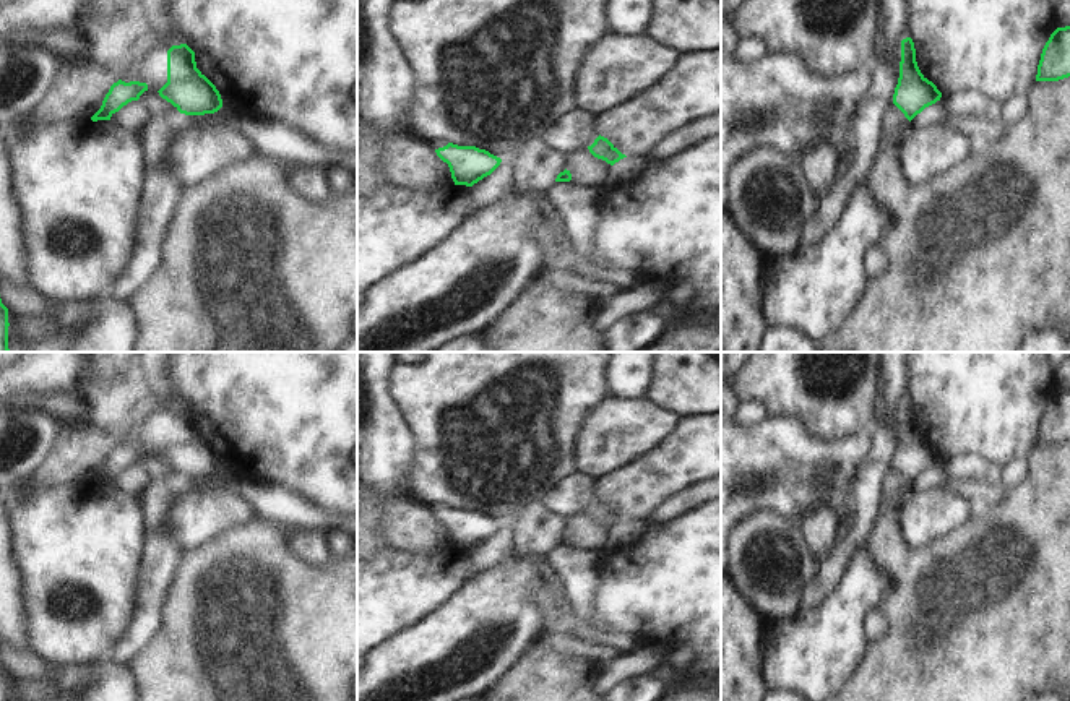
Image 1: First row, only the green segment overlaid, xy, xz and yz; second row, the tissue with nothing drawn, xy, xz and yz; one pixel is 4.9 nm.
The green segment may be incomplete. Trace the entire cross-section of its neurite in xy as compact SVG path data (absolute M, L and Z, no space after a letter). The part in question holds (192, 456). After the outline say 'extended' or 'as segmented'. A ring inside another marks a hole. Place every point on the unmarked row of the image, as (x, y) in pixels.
M187 407L167 414L167 446L157 456L185 479L214 477L222 471L219 454L196 432L195 415Z; as segmented

